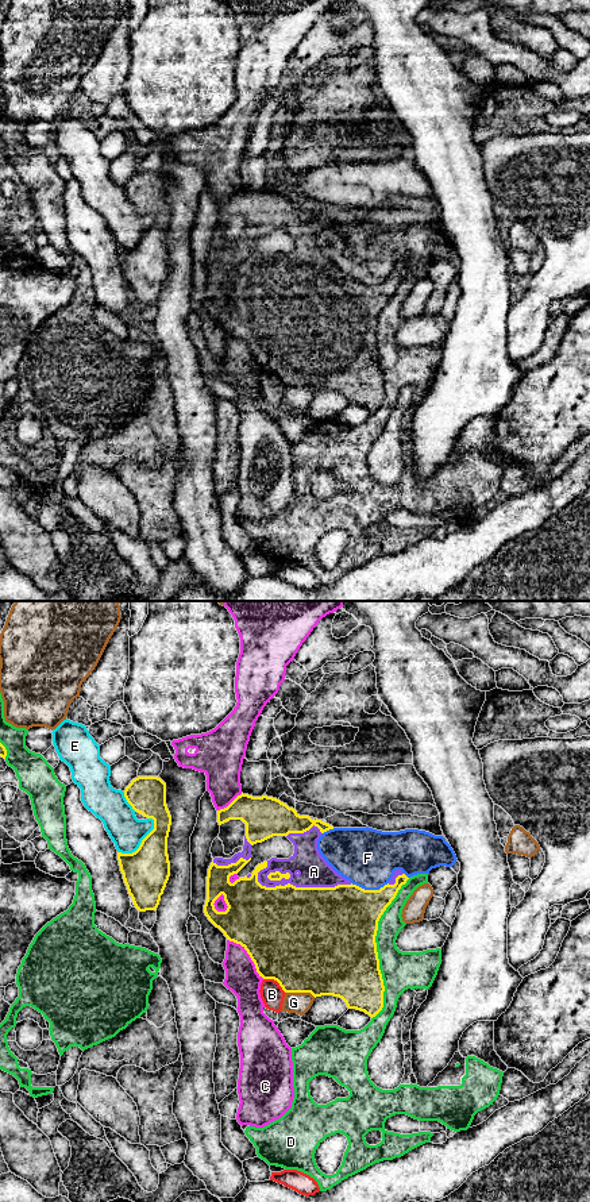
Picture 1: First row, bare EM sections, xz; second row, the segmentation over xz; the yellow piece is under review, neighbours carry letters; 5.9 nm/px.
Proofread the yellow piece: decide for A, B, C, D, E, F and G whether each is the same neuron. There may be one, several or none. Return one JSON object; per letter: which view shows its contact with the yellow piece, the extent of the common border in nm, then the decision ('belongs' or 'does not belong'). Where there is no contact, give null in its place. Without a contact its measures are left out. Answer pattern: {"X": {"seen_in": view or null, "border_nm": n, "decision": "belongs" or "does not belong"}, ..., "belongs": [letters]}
{"A": {"seen_in": "xz", "border_nm": 550, "decision": "belongs"}, "B": {"seen_in": "xz", "border_nm": 160, "decision": "does not belong"}, "C": {"seen_in": "xz", "border_nm": 320, "decision": "does not belong"}, "D": {"seen_in": "xz", "border_nm": 850, "decision": "does not belong"}, "E": {"seen_in": "xz", "border_nm": 300, "decision": "does not belong"}, "F": {"seen_in": "xz", "border_nm": 220, "decision": "does not belong"}, "G": {"seen_in": "xz", "border_nm": 180, "decision": "does not belong"}, "belongs": ["A"]}

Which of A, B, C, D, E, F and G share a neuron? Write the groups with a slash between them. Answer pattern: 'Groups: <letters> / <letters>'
Groups: A / B / C / D / E / F / G

